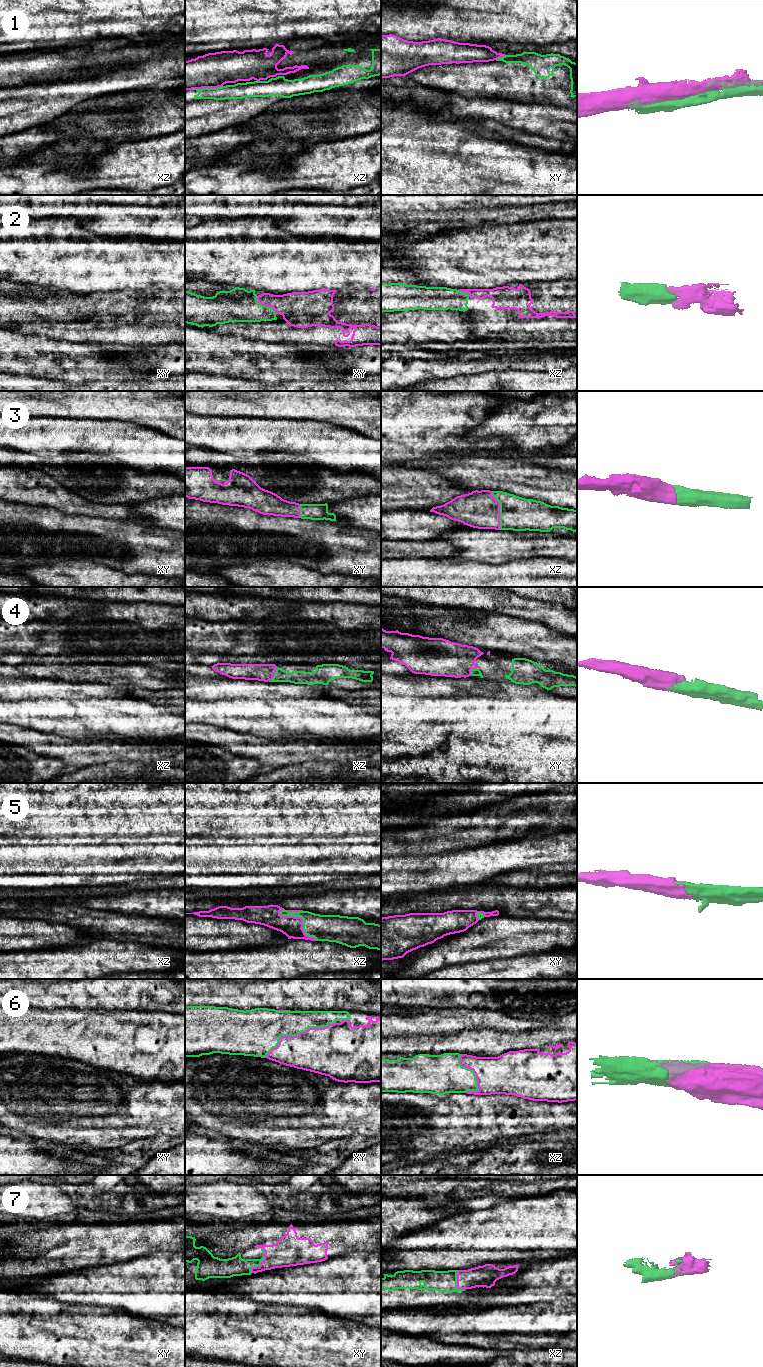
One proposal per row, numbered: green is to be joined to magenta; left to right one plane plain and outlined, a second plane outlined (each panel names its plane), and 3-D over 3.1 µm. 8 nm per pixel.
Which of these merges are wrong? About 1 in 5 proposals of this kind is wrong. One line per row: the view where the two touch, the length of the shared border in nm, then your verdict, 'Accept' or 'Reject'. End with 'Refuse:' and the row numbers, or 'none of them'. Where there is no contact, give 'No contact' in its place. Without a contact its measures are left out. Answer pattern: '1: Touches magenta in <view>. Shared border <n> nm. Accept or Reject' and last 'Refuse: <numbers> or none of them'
1: Touches magenta in xz. Shared border 260 nm. Reject
2: Touches magenta in xy. Shared border 220 nm. Accept
3: Touches magenta in xz. Shared border 320 nm. Accept
4: Touches magenta in xz. Shared border 140 nm. Accept
5: Touches magenta in xz. Shared border 400 nm. Accept
6: Touches magenta in xy. Shared border 650 nm. Accept
7: Touches magenta in xy. Shared border 220 nm. Accept
Refuse: 1

